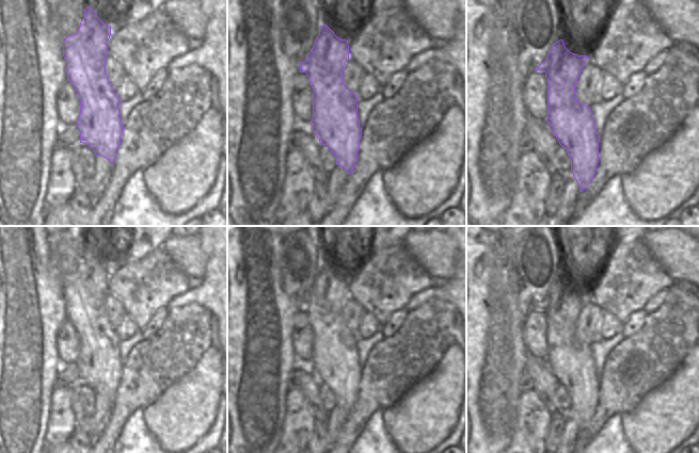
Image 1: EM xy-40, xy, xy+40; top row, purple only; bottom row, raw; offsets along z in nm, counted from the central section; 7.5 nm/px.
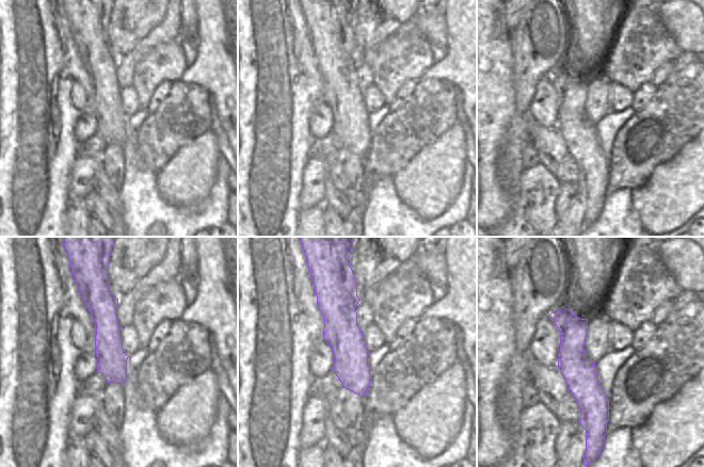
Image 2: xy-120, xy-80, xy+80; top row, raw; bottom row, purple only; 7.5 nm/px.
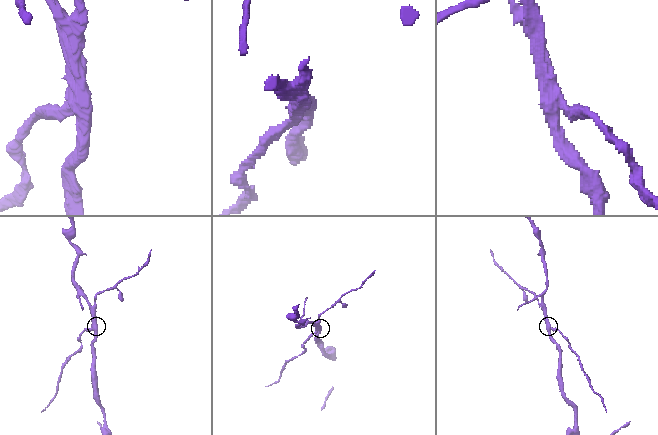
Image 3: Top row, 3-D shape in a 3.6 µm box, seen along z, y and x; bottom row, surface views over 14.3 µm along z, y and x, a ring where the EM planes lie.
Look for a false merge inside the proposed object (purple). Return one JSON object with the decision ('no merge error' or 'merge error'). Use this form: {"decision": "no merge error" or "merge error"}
{"decision": "merge error"}

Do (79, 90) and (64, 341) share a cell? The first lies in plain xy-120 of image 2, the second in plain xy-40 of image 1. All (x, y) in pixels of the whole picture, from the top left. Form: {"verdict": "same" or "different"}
{"verdict": "different"}

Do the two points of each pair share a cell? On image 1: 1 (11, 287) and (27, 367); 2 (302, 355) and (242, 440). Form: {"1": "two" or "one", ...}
{"1": "one", "2": "two"}

